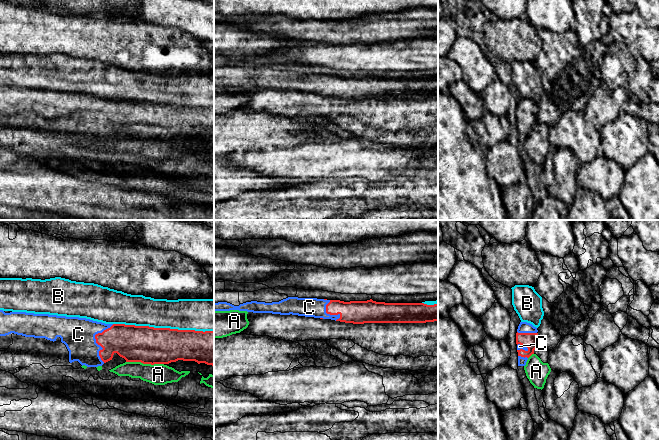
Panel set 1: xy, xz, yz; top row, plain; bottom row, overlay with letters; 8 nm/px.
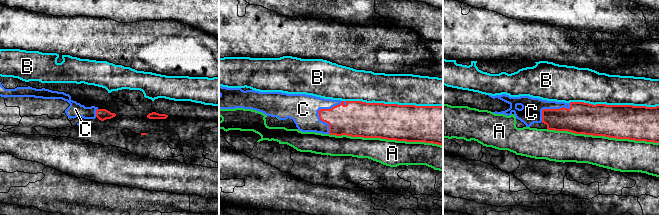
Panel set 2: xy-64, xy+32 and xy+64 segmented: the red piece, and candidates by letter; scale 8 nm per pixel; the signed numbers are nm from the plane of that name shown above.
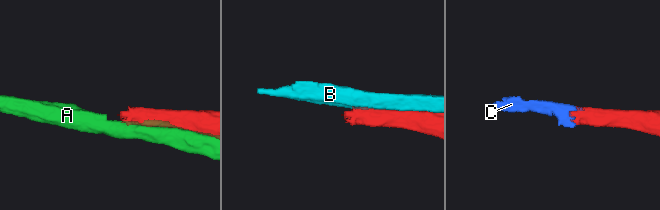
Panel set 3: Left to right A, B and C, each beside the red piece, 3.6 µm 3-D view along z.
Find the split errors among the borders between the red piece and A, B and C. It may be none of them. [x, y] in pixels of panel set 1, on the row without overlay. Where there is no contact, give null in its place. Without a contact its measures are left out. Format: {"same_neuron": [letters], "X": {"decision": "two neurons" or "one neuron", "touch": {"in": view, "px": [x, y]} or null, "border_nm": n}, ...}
{"same_neuron": ["C"], "A": {"decision": "two neurons", "touch": {"in": "xy", "px": [145, 139]}, "border_nm": 300}, "B": {"decision": "two neurons", "touch": {"in": "xy", "px": [163, 104]}, "border_nm": 800}, "C": {"decision": "one neuron", "touch": {"in": "xy", "px": [96, 116]}, "border_nm": 320}}

